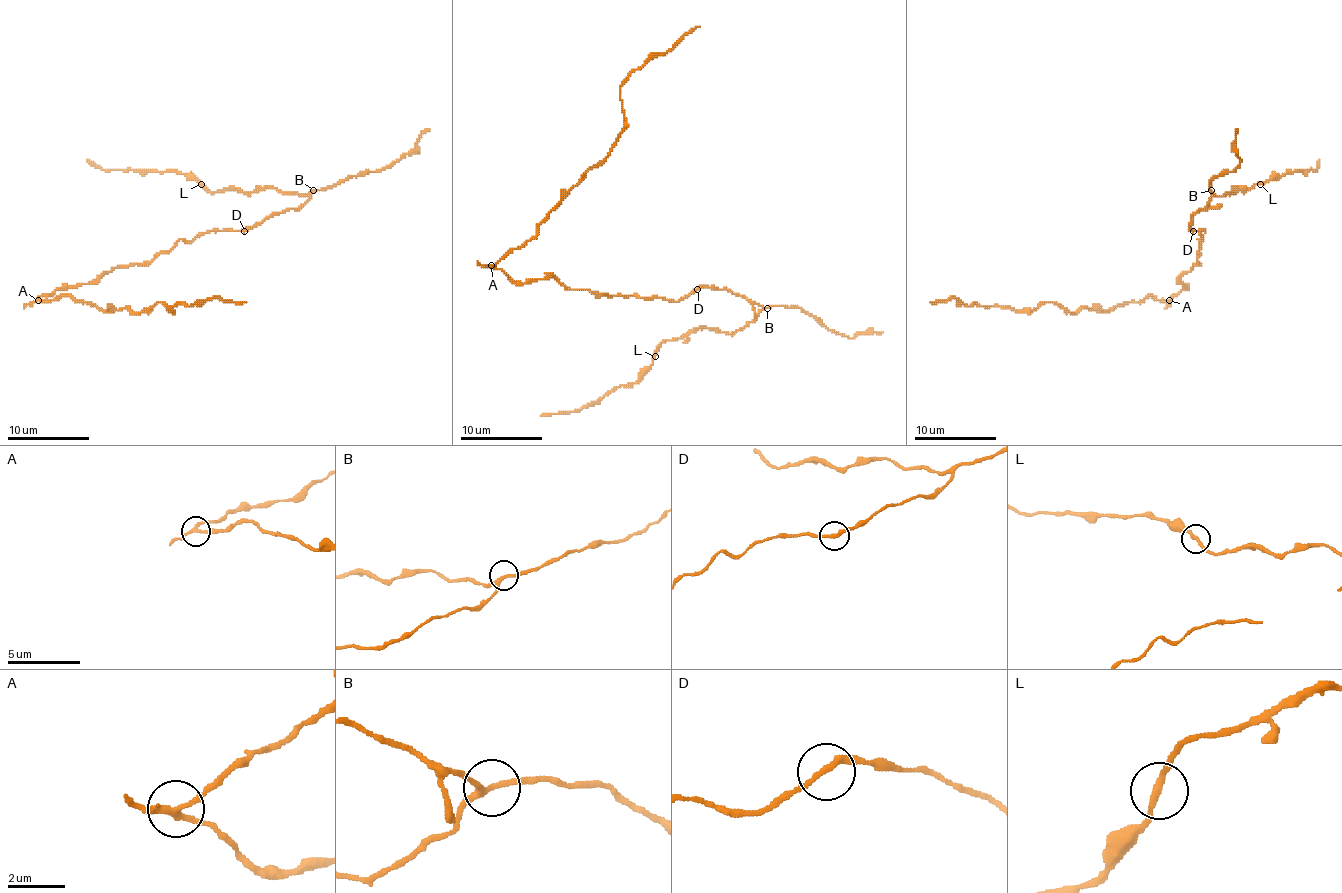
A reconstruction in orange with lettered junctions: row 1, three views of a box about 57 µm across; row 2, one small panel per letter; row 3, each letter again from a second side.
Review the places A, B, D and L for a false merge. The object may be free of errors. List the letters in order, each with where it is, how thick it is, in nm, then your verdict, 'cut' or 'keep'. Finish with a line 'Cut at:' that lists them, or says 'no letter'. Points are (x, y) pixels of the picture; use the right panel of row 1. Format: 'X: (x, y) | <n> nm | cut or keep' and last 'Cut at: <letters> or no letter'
A: (1169, 300) | 190 nm | cut
B: (1211, 190) | 200 nm | keep
D: (1193, 231) | 240 nm | keep
L: (1260, 184) | 220 nm | keep
Cut at: A

